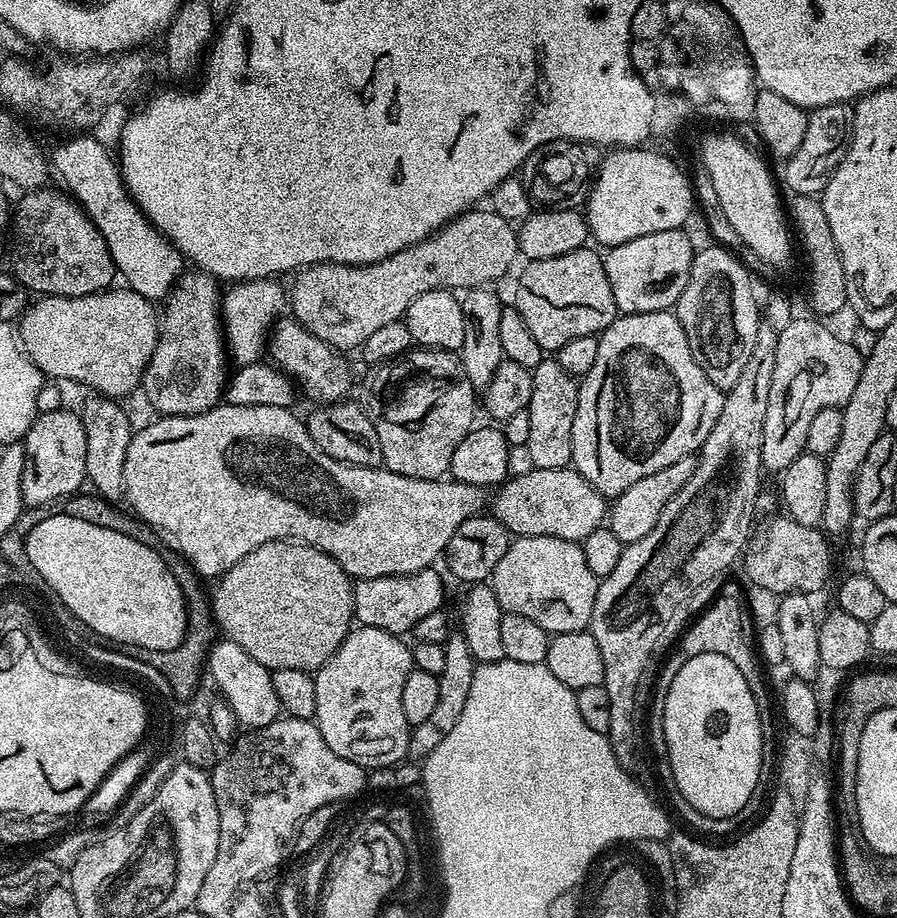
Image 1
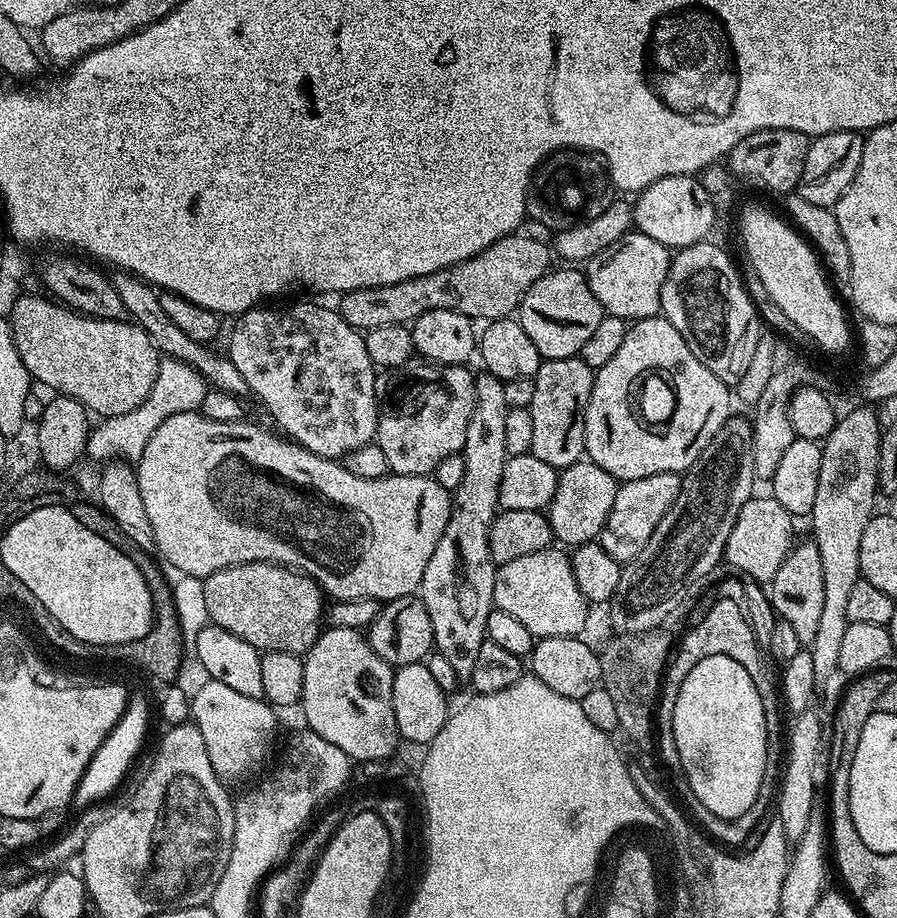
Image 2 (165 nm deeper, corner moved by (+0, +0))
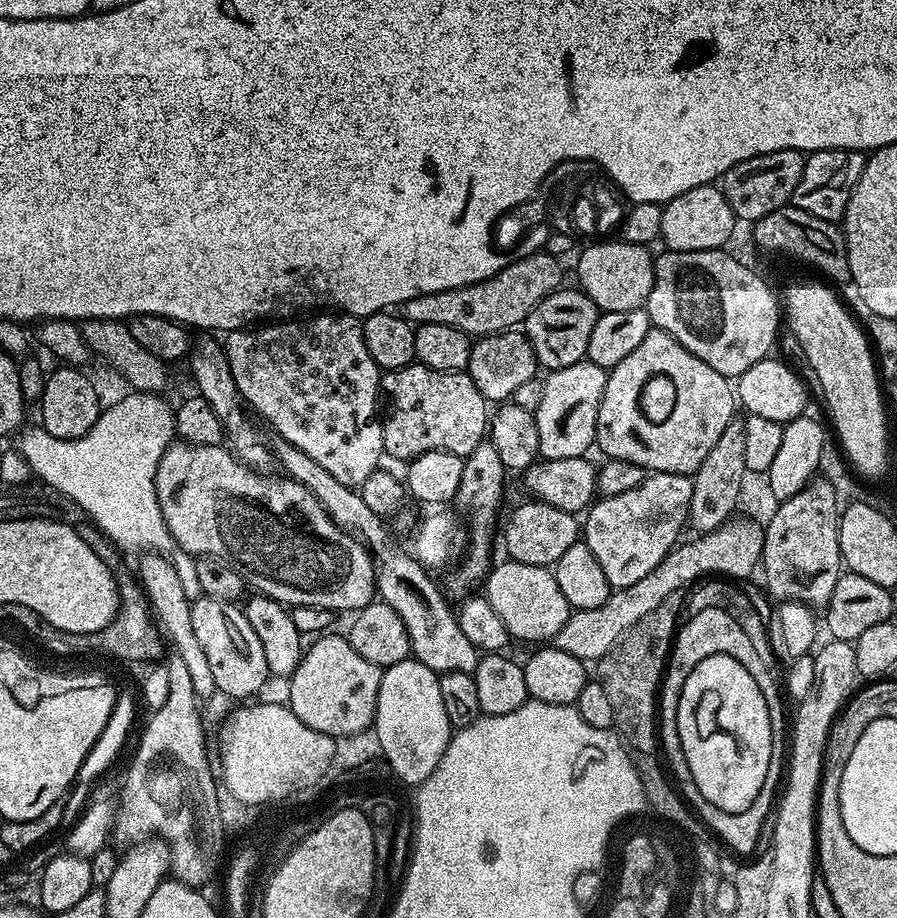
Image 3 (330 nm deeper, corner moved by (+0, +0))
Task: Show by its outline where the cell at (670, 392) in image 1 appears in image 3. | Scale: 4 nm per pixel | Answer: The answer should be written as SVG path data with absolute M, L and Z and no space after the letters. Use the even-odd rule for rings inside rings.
M653 327L631 354L608 372L606 390L598 406L595 447L601 448L609 460L634 462L634 466L642 466L649 473L695 474L698 466L702 466L702 458L706 458L714 442L722 438L722 430L734 419L732 411L737 408L729 377L718 374L718 370L706 366L702 358L690 354L690 350L670 334Z

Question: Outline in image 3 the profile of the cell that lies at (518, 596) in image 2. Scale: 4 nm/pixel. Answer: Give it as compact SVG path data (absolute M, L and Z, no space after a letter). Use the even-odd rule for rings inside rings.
M505 559L503 563L489 571L482 584L482 592L488 597L490 606L494 606L498 618L506 622L509 637L513 641L553 641L558 630L566 626L570 615L566 598L556 581L555 571L551 567L530 566L517 560Z

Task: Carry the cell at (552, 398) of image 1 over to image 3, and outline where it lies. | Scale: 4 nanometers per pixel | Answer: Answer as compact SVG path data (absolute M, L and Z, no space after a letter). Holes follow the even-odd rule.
M588 359L578 361L574 366L566 366L565 368L557 368L549 371L547 375L543 377L544 381L544 393L542 397L542 403L539 404L536 413L536 421L538 422L538 446L540 447L540 456L545 460L557 460L558 458L578 458L584 456L587 453L587 448L590 449L596 442L596 423L598 422L598 406L602 402L602 394L606 390L606 382L608 381L608 372L602 366L598 366L594 362L590 362Z

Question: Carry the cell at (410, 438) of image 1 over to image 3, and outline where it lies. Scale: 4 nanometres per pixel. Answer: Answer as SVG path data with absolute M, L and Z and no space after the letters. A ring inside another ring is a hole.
M413 362L380 378L383 399L388 399L388 417L383 417L384 451L407 462L430 450L466 457L485 443L490 423L490 404L474 386L467 371L443 372Z

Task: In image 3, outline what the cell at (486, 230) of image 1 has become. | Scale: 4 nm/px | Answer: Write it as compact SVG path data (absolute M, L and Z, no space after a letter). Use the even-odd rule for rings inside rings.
M537 250L477 284L410 298L410 302L402 305L402 315L413 326L454 326L454 330L462 330L469 338L492 336L523 325L534 306L561 287L560 279L562 273L558 262L550 258L547 250Z

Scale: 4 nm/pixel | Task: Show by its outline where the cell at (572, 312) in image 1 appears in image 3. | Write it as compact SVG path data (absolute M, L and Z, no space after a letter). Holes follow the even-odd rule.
M561 286L545 300L538 302L538 306L534 306L534 310L522 325L528 341L532 344L537 365L544 370L555 370L574 366L585 359L597 315L596 303L576 286Z

